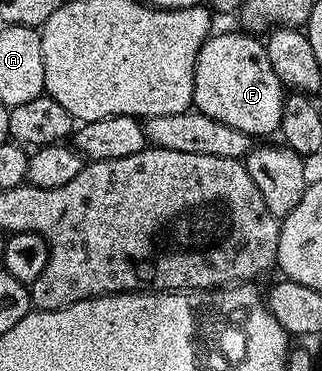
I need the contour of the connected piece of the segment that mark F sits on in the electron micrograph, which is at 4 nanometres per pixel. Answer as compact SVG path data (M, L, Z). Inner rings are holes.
M224 31L209 35L194 65L192 101L195 110L230 125L230 129L242 129L242 133L253 137L275 136L280 130L286 88L274 73L274 65L270 65L264 43L256 40L259 38L255 34L247 34Z

